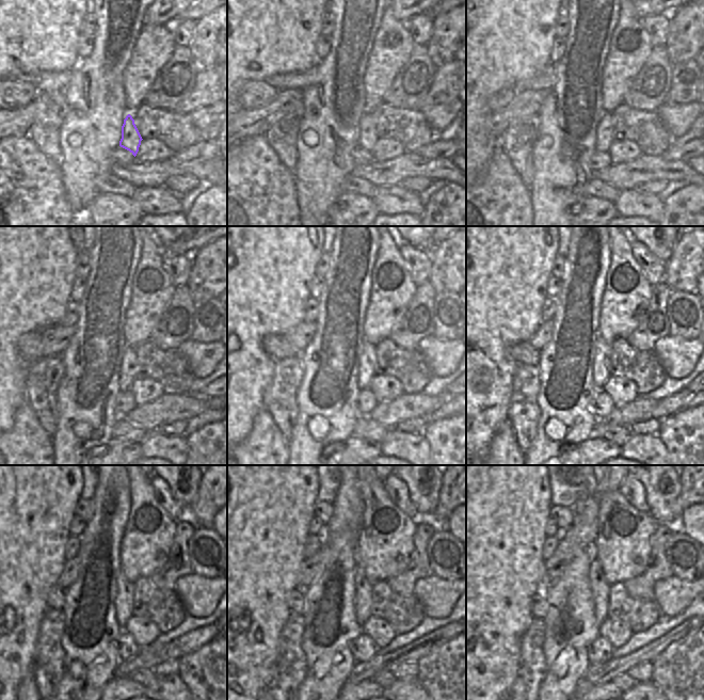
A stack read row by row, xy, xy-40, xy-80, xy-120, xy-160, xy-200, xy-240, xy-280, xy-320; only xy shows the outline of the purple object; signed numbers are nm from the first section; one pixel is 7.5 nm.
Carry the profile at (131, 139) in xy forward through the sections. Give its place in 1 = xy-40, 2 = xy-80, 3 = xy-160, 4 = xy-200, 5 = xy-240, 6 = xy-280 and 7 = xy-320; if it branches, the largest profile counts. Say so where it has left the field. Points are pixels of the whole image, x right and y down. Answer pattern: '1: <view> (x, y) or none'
1: xy-40 (367, 137)
2: xy-80 (606, 127)
3: xy-160 (367, 365)
4: xy-200 (603, 350)
5: xy-240 (125, 588)
6: xy-280 (363, 597)
7: xy-320 (600, 588)

